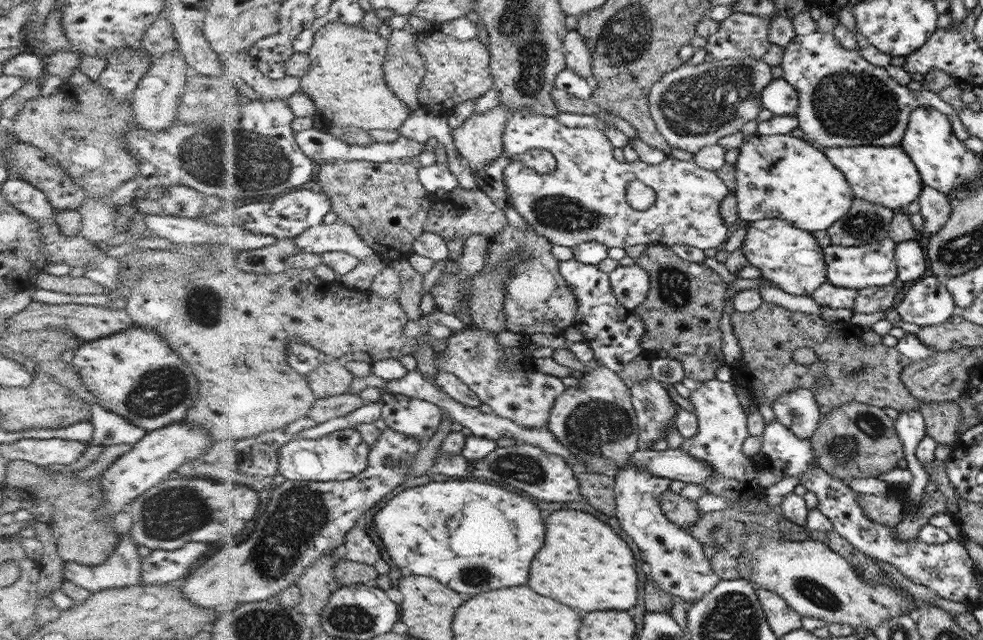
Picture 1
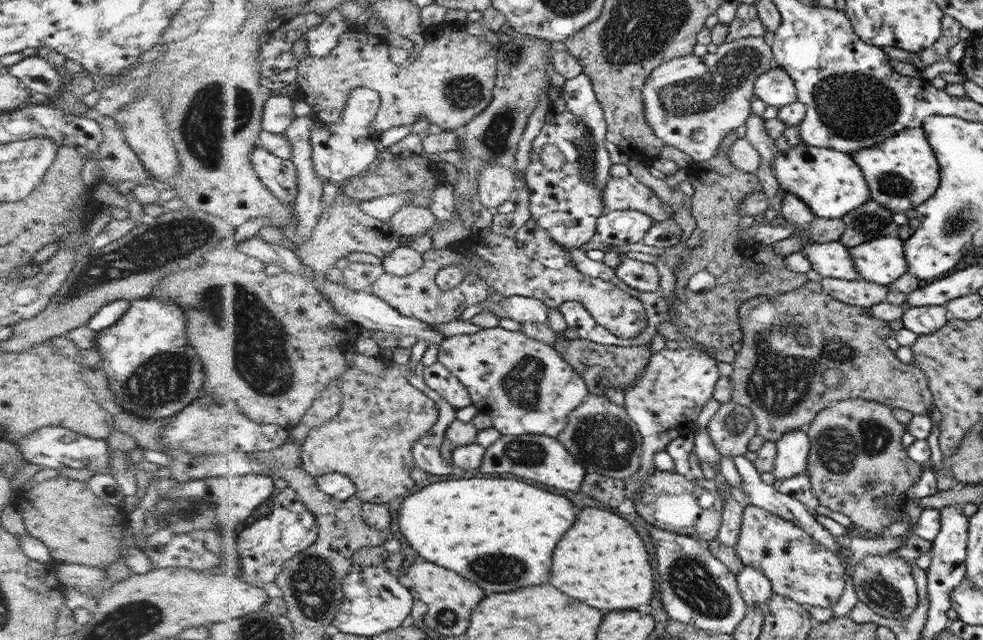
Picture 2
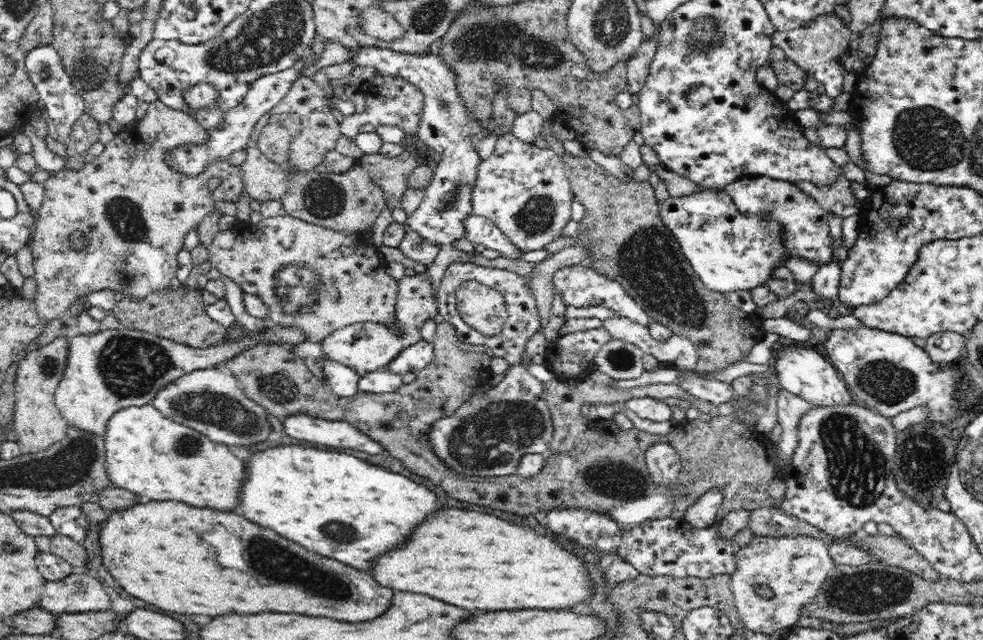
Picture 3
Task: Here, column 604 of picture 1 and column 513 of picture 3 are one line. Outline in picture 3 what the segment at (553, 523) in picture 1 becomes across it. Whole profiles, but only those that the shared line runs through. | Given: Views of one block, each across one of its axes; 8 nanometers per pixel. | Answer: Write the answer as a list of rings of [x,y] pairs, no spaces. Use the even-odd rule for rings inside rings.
[[[448,508],[432,514],[400,550],[392,550],[392,554],[384,554],[380,562],[376,562],[376,582],[384,588],[400,590],[400,592],[418,592],[428,594],[432,598],[440,598],[442,602],[452,602],[464,610],[526,610],[526,608],[570,608],[588,600],[592,595],[592,582],[582,558],[576,558],[568,550],[564,550],[556,540],[538,536],[532,528],[506,524],[496,516],[456,510]]]

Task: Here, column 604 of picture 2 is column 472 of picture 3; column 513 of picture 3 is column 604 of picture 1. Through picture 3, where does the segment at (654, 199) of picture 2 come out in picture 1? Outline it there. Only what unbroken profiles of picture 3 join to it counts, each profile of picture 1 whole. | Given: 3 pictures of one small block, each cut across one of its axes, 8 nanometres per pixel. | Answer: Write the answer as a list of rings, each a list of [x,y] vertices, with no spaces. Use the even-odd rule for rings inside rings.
[[[519,111],[516,112],[511,121],[507,122],[506,132],[503,134],[503,143],[506,145],[506,153],[504,155],[507,158],[511,158],[511,165],[505,171],[506,175],[506,187],[511,195],[511,206],[513,206],[526,220],[526,222],[536,229],[536,234],[546,238],[552,246],[564,246],[571,247],[580,245],[582,242],[600,242],[601,244],[606,244],[609,248],[622,248],[625,249],[629,246],[634,245],[664,245],[668,248],[672,245],[689,245],[696,247],[698,249],[706,250],[708,248],[718,248],[730,237],[731,227],[725,223],[720,216],[720,202],[723,198],[726,198],[730,194],[730,191],[727,188],[727,184],[724,184],[723,180],[719,178],[716,171],[708,171],[702,167],[699,167],[693,161],[690,162],[681,162],[676,160],[670,155],[662,162],[661,164],[646,164],[646,162],[617,162],[612,156],[612,150],[614,144],[611,143],[611,140],[604,135],[603,131],[597,130],[596,128],[576,128],[576,127],[566,127],[559,122],[558,119],[550,115],[534,115],[531,111]],[[530,149],[546,149],[549,153],[552,154],[555,159],[555,169],[547,171],[538,172],[535,169],[529,168],[524,165],[520,156],[523,156],[524,153],[528,152]],[[634,180],[638,180],[654,189],[656,191],[656,202],[654,206],[650,206],[646,210],[634,210],[626,200],[627,188],[630,183]]]

